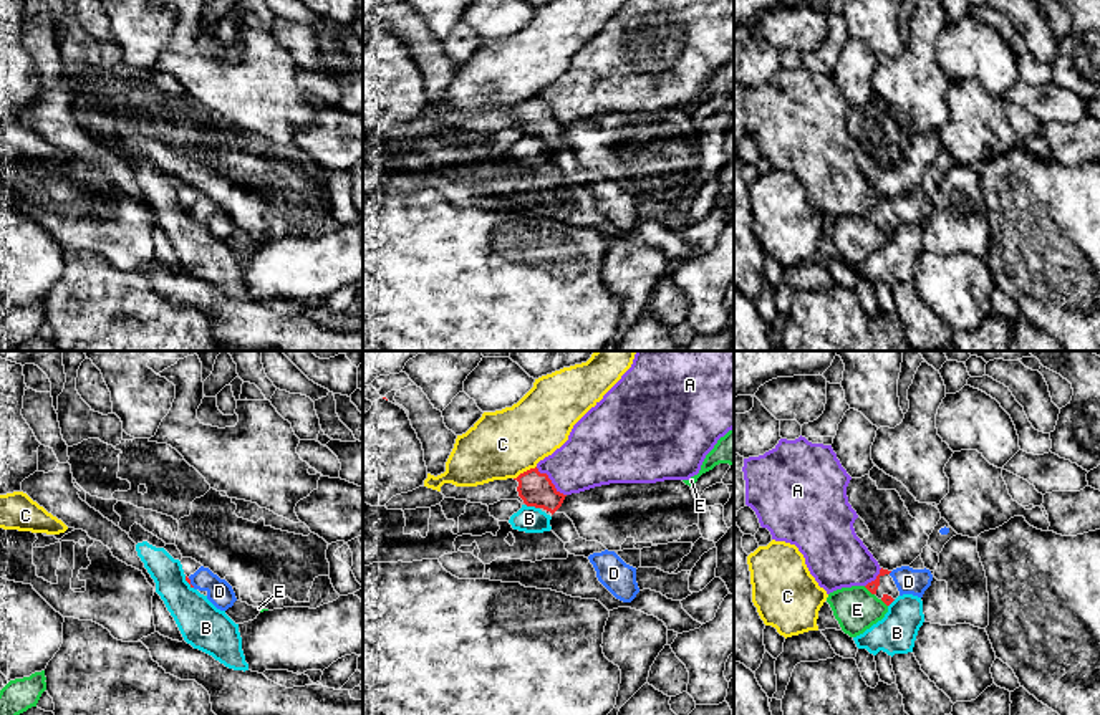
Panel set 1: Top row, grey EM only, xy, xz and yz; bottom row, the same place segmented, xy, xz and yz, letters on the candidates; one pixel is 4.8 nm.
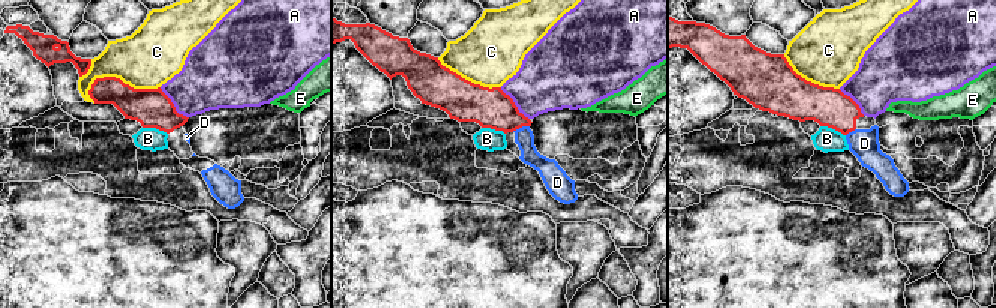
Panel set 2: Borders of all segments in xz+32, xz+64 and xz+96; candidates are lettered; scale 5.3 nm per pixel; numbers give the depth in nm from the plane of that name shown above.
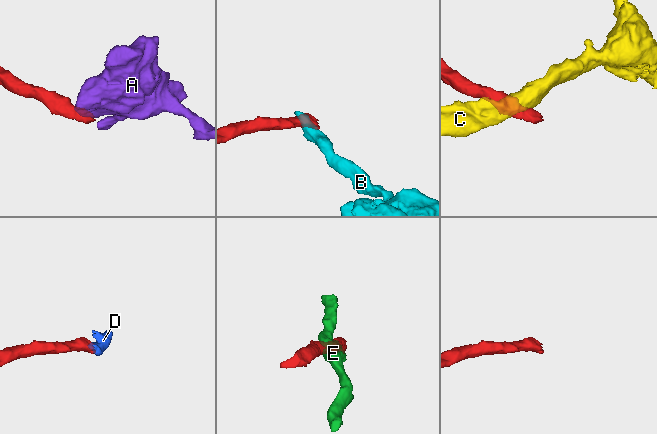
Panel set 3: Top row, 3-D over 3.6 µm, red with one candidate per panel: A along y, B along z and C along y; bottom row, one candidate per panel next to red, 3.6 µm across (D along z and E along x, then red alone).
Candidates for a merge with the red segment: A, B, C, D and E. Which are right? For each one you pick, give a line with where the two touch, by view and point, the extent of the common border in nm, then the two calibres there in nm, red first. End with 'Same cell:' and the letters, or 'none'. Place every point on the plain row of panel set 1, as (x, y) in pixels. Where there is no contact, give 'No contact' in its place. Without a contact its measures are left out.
D: Touches red at xy (189, 212). Shared border 60 nm. Thickness 20 nm (red) against 120 nm
Same cell: D

